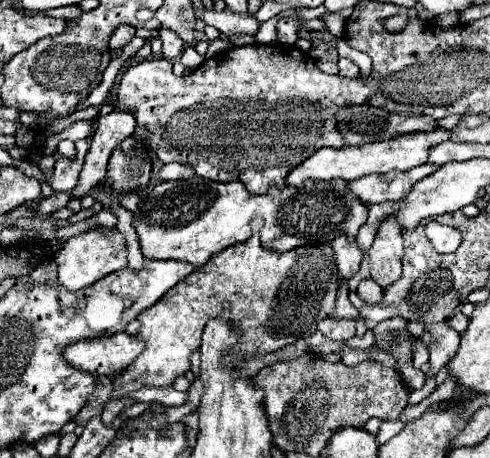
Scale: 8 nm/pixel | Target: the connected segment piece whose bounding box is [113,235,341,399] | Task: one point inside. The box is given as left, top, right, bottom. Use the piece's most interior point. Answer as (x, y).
(274, 298)

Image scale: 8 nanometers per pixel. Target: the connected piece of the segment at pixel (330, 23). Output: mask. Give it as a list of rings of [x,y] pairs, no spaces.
[[[323,15],[321,19],[325,21],[327,31],[333,33],[335,37],[341,37],[345,33],[345,21],[343,21],[341,15]]]

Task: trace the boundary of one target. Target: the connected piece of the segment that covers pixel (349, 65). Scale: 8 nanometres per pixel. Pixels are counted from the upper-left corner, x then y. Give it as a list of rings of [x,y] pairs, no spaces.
[[[339,57],[337,67],[339,67],[339,75],[341,75],[341,77],[357,77],[357,75],[359,75],[359,67],[357,67],[351,59]]]

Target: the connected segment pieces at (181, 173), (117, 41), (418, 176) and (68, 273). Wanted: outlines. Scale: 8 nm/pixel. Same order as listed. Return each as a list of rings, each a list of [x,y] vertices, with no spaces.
[[[169,163],[169,165],[163,165],[161,171],[159,171],[159,179],[161,181],[171,181],[171,179],[189,179],[193,177],[195,171],[191,167],[185,167],[185,165],[177,165],[177,163]]]
[[[121,25],[121,27],[117,27],[117,31],[111,35],[111,39],[109,39],[109,49],[111,49],[111,51],[123,49],[133,37],[135,37],[135,27]]]
[[[419,165],[409,171],[389,171],[389,175],[367,175],[365,179],[355,179],[353,183],[349,183],[349,189],[365,205],[401,201],[409,195],[417,181],[421,181],[437,169],[439,167],[433,165]]]
[[[115,227],[91,229],[77,237],[69,237],[65,241],[65,245],[61,247],[61,251],[57,251],[53,257],[55,257],[55,263],[59,265],[57,277],[59,277],[61,285],[67,287],[69,291],[79,291],[83,287],[89,287],[97,279],[101,279],[113,271],[119,271],[127,265],[125,235],[121,235]]]

